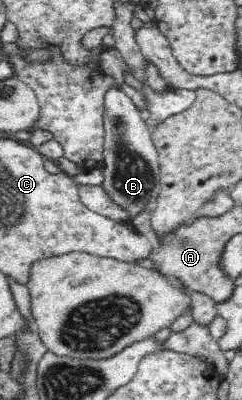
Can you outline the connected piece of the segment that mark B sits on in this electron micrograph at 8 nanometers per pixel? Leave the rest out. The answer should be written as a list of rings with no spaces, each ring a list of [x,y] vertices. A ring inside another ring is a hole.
[[[110,87],[104,93],[104,161],[101,164],[102,186],[110,198],[128,211],[134,218],[144,210],[151,209],[161,190],[159,155],[151,130],[146,125],[144,113],[122,92]]]

